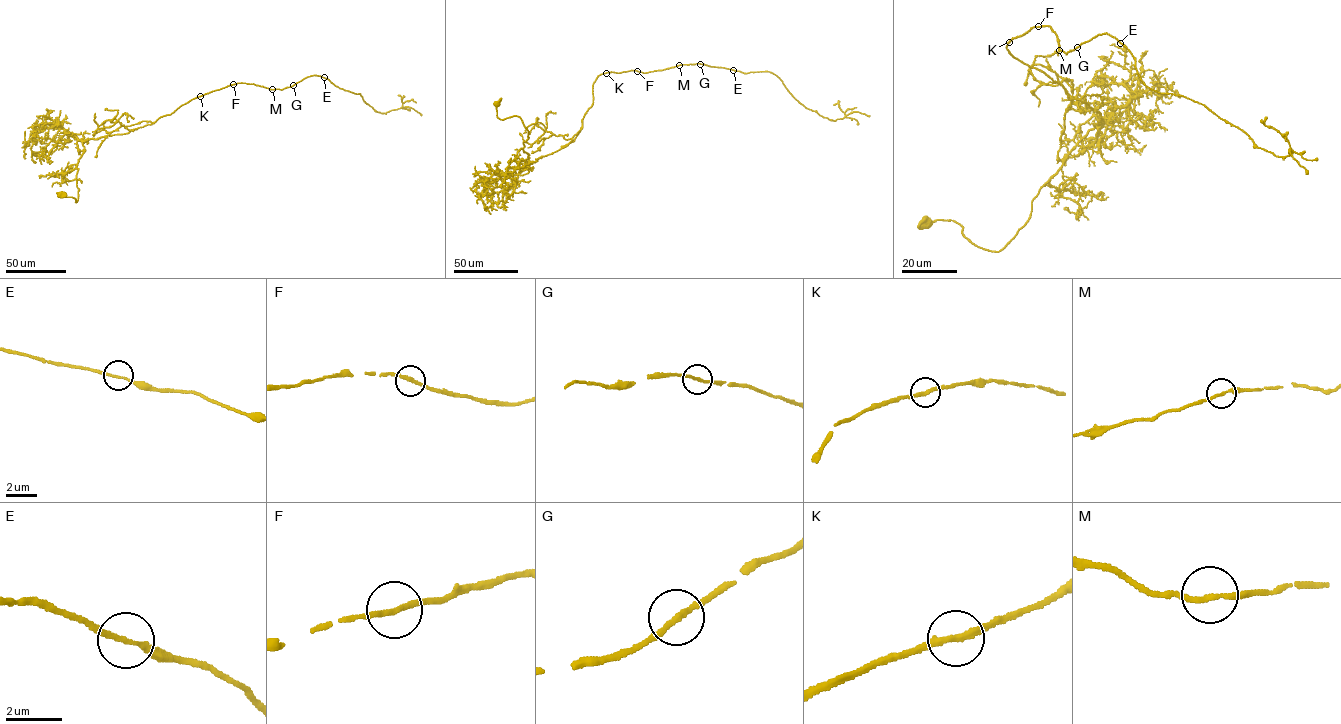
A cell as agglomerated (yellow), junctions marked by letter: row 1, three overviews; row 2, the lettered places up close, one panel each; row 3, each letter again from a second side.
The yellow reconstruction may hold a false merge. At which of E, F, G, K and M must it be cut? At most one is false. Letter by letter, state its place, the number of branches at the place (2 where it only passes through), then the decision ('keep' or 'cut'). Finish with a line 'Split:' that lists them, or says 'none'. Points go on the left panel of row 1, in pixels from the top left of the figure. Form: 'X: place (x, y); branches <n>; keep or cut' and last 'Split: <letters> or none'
E: place (324, 77); branches 2; keep
F: place (233, 84); branches 2; keep
G: place (293, 85); branches 2; keep
K: place (200, 96); branches 2; keep
M: place (272, 89); branches 2; keep
Split: none

